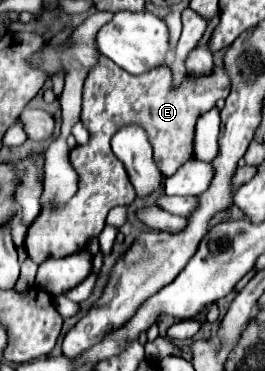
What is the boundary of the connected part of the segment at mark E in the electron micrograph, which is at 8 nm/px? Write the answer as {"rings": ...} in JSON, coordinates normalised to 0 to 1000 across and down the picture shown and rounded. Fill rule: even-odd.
{"rings":[[[377,151],[377,167],[347,183],[347,194],[332,199],[332,210],[317,221],[317,253],[309,253],[302,329],[340,356],[340,377],[325,388],[264,404],[264,442],[294,469],[294,518],[279,523],[279,534],[242,561],[158,566],[151,582],[113,604],[91,663],[98,663],[98,679],[121,695],[121,706],[158,712],[181,695],[242,695],[242,690],[264,690],[279,679],[302,679],[347,636],[370,636],[385,625],[400,582],[430,555],[475,555],[513,534],[506,501],[483,485],[468,447],[423,415],[415,380],[438,353],[483,340],[483,334],[536,340],[558,361],[566,388],[574,388],[589,447],[604,453],[604,464],[619,474],[649,474],[702,431],[717,431],[732,420],[732,388],[725,383],[732,383],[732,334],[740,334],[747,313],[762,302],[808,291],[823,264],[853,264],[860,248],[868,248],[868,216],[860,216],[853,194],[830,183],[808,183],[800,199],[785,199],[785,205],[755,205],[755,210],[709,205],[679,237],[657,237],[649,232],[649,189],[634,178],[596,178],[551,199],[498,205],[498,199],[468,194],[453,178],[438,178],[423,162]]]}

